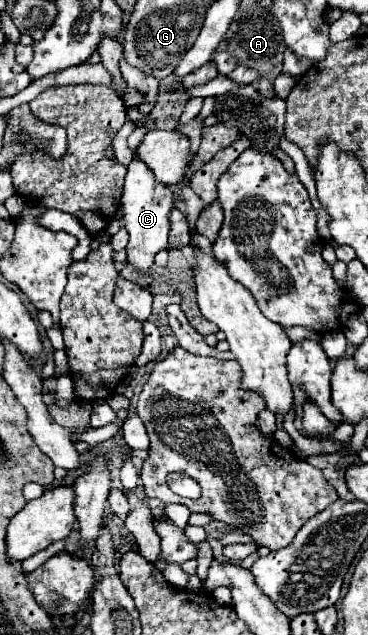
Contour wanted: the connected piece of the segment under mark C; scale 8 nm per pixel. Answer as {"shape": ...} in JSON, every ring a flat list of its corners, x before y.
{"shape":[[134,158,128,166,128,174,124,180,124,192,120,200,120,210,124,216,120,222,130,234,130,240,126,246,126,254,128,254,126,262,132,264,142,274,150,274,156,252,168,248,168,226,170,226,168,214,174,206,172,200,174,200,174,194,150,174,150,168,146,168,144,162]]}

